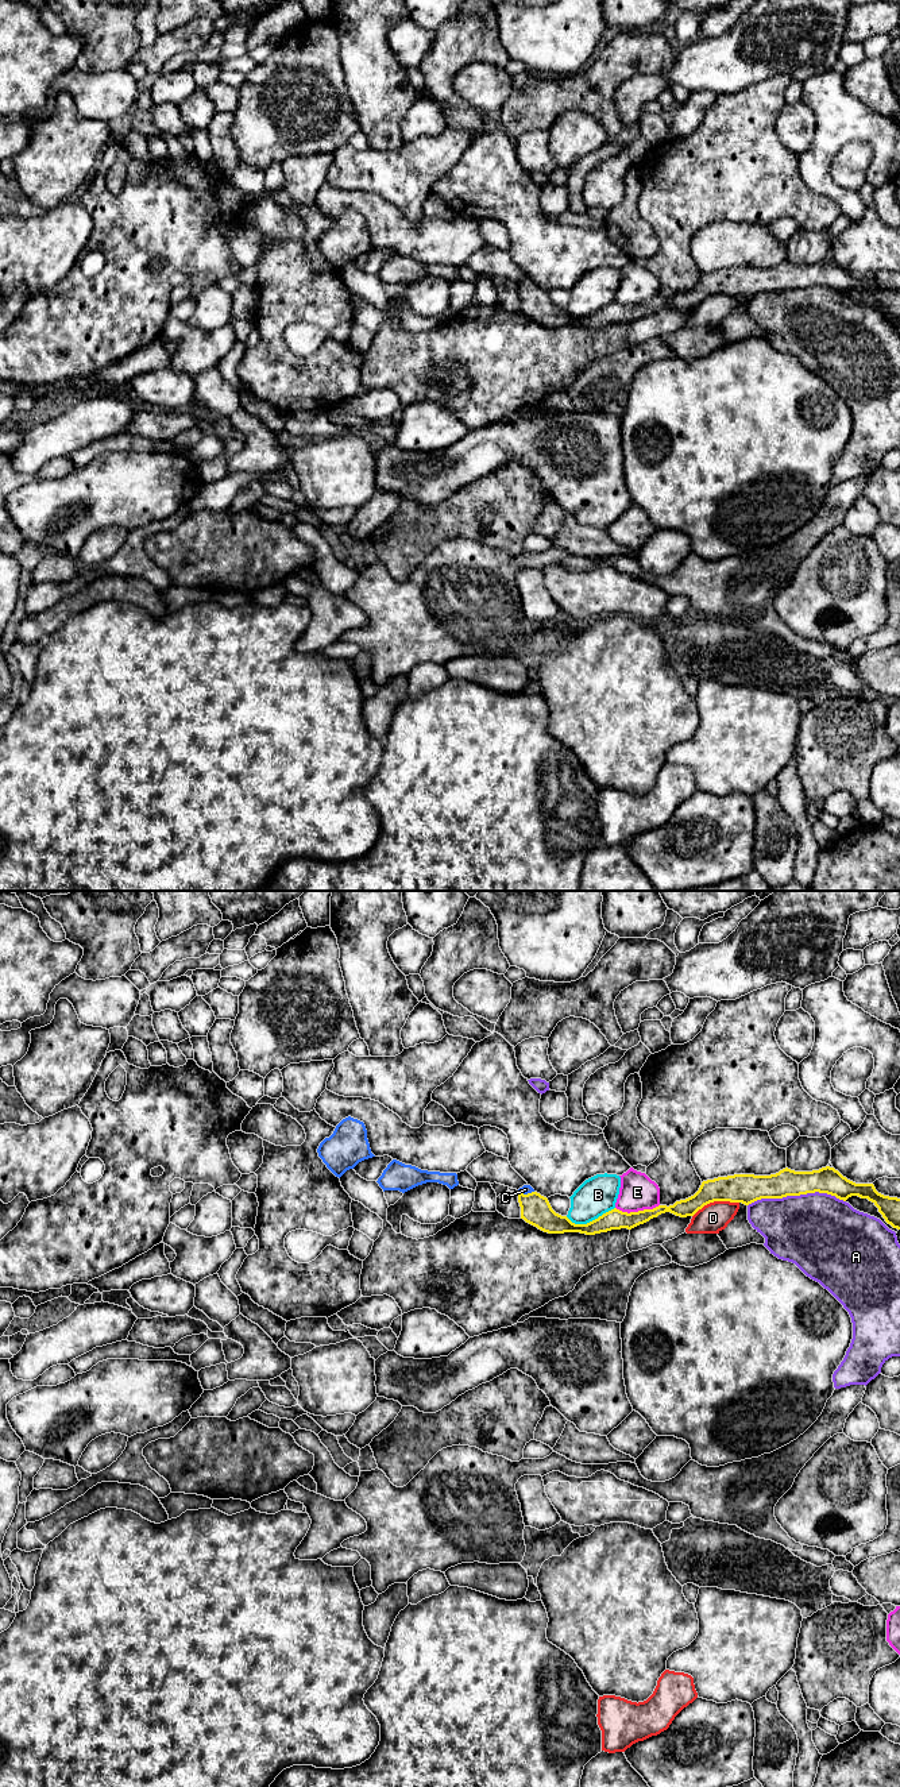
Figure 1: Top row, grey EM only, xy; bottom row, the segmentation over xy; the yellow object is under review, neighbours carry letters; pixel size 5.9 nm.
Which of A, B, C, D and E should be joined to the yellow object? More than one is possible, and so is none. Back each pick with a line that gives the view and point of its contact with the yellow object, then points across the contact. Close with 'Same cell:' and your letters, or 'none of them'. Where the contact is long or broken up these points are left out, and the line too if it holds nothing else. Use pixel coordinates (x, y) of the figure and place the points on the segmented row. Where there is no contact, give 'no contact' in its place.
C: contact xy (525, 1195); way xy (536, 1210), (525, 1195), (525, 1189)
Same cell: C

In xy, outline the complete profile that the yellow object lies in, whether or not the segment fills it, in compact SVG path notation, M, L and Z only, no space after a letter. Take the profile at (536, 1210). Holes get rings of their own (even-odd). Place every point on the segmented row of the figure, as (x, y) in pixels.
M826 1166L812 1172L795 1172L788 1167L770 1176L734 1174L703 1181L699 1190L673 1205L658 1205L653 1209L622 1212L617 1208L587 1224L575 1224L567 1216L556 1213L548 1199L530 1185L518 1189L521 1219L548 1234L580 1232L595 1235L611 1230L631 1230L640 1224L671 1212L680 1217L694 1216L714 1201L742 1203L749 1205L761 1199L783 1199L807 1193L827 1193L846 1201L851 1196L868 1199L885 1221L900 1230L900 1199L878 1193L873 1184L855 1184L834 1167Z

